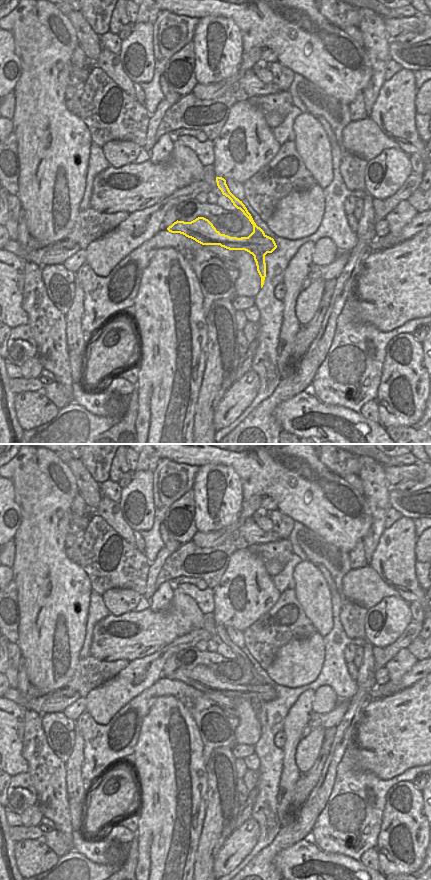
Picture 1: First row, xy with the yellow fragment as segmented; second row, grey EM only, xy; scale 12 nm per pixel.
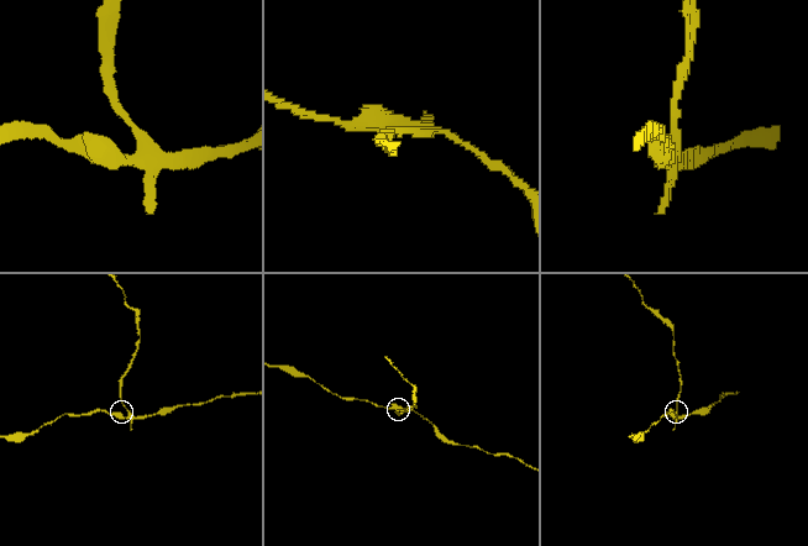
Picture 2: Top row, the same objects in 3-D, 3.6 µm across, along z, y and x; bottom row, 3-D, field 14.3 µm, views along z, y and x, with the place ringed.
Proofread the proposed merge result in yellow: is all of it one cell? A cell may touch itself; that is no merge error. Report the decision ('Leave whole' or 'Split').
Split.

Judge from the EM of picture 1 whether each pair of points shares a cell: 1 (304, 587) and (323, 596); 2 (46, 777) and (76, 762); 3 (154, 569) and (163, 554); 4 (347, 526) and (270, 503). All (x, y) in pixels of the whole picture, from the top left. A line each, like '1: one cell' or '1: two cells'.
1: one cell
2: two cells
3: one cell
4: two cells

